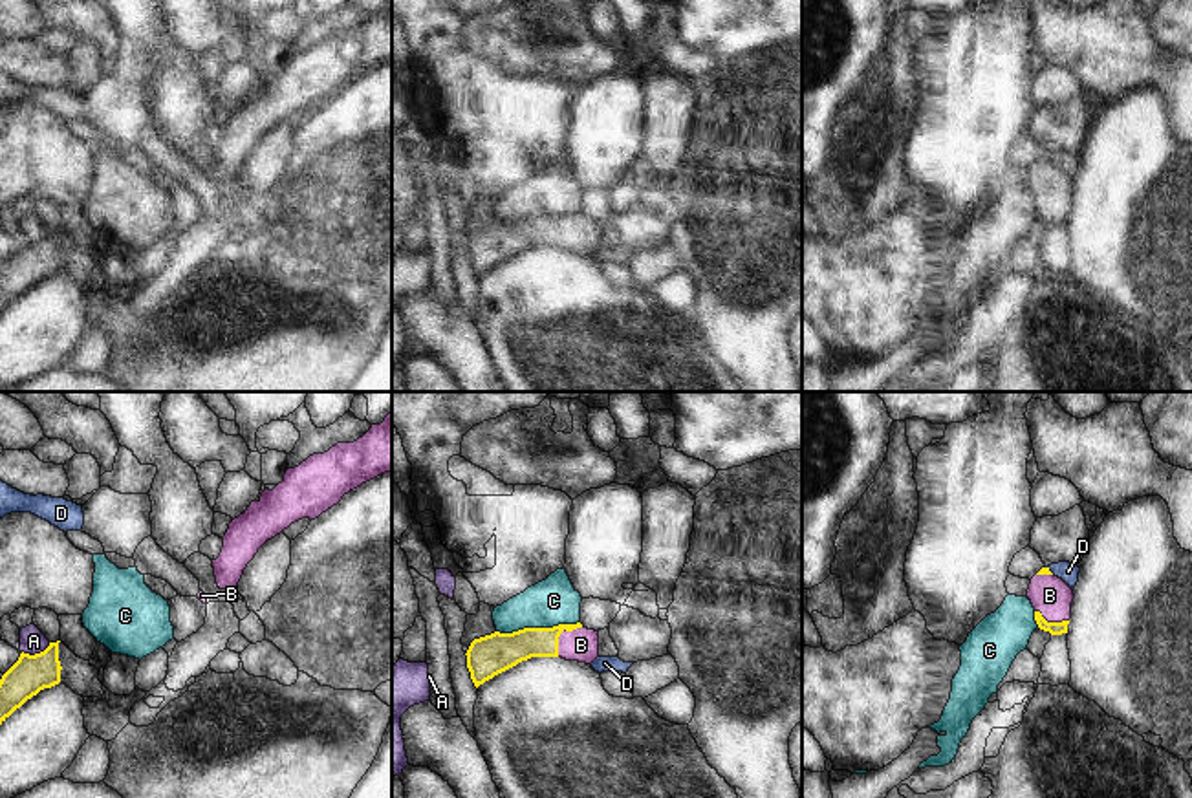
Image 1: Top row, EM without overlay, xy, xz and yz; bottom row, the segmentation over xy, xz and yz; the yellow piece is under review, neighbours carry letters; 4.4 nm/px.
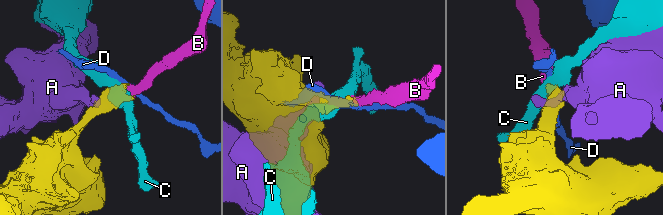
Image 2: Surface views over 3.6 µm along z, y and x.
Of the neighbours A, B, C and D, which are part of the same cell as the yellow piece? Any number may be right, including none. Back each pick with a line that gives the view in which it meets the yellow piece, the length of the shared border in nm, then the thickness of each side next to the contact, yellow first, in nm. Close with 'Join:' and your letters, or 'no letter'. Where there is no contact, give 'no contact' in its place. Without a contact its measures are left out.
B: xz | 180 nm | 150/150 nm
Join: B

